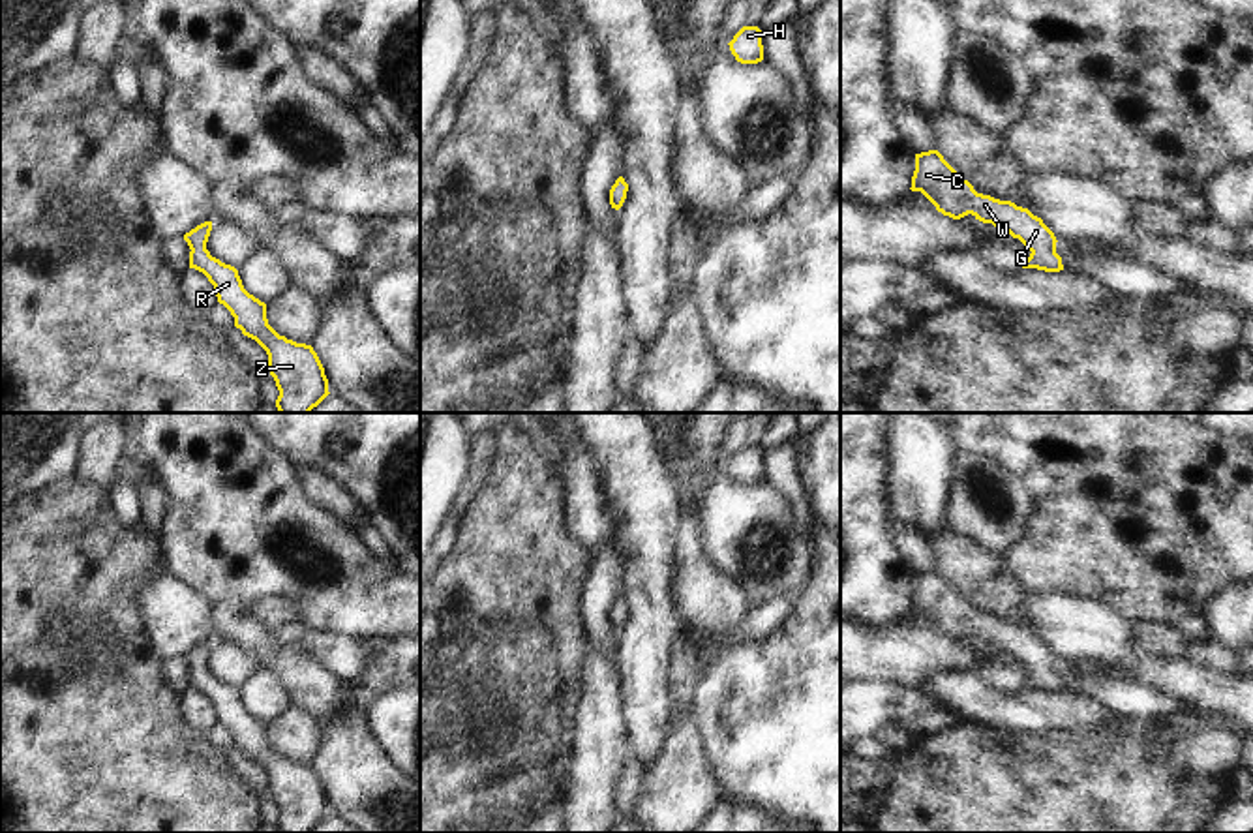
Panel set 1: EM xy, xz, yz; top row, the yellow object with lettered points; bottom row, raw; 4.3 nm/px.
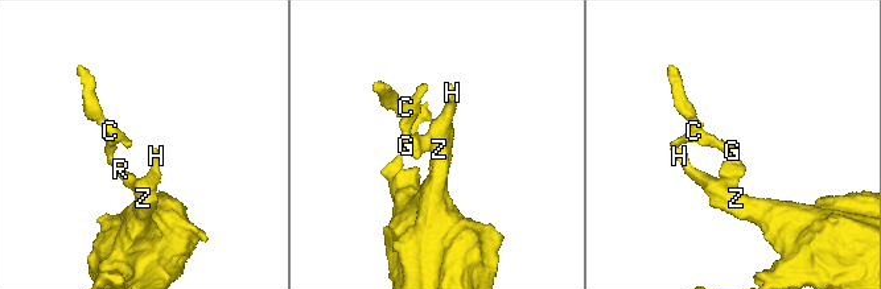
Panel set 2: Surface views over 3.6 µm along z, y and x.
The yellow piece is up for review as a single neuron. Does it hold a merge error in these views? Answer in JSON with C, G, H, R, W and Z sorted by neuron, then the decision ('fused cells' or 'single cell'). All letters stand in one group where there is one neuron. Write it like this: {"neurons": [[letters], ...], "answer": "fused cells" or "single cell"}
{"neurons": [["C", "G", "H", "R", "W", "Z"]], "answer": "single cell"}

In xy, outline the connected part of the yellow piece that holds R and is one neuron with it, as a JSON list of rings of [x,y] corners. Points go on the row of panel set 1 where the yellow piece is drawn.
[[[212,221],[184,235],[189,246],[189,268],[203,272],[216,289],[218,302],[234,317],[234,326],[255,340],[268,355],[268,371],[276,381],[279,413],[309,413],[330,392],[325,368],[311,345],[279,336],[266,319],[266,304],[249,295],[238,270],[212,257],[206,242]]]

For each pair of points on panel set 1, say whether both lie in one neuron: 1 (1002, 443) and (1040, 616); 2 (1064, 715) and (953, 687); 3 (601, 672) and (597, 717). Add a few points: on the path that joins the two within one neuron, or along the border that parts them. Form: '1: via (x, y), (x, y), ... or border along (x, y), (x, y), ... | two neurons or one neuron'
1: border along (1026, 590), (1060, 591), (1077, 597) | two neurons
2: via (1036, 711), (1002, 711), (981, 704) | one neuron
3: via (601, 683), (601, 706) | one neuron

